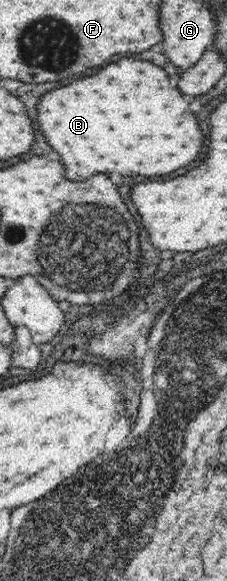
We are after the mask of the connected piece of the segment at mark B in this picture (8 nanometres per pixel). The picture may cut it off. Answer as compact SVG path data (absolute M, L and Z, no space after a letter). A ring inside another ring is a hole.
M129 58L109 64L95 76L49 92L41 100L41 128L51 148L61 154L69 180L87 180L87 176L109 172L119 172L123 176L171 174L195 162L203 146L199 120L189 110L189 102L179 88L171 84L167 72L151 62Z

